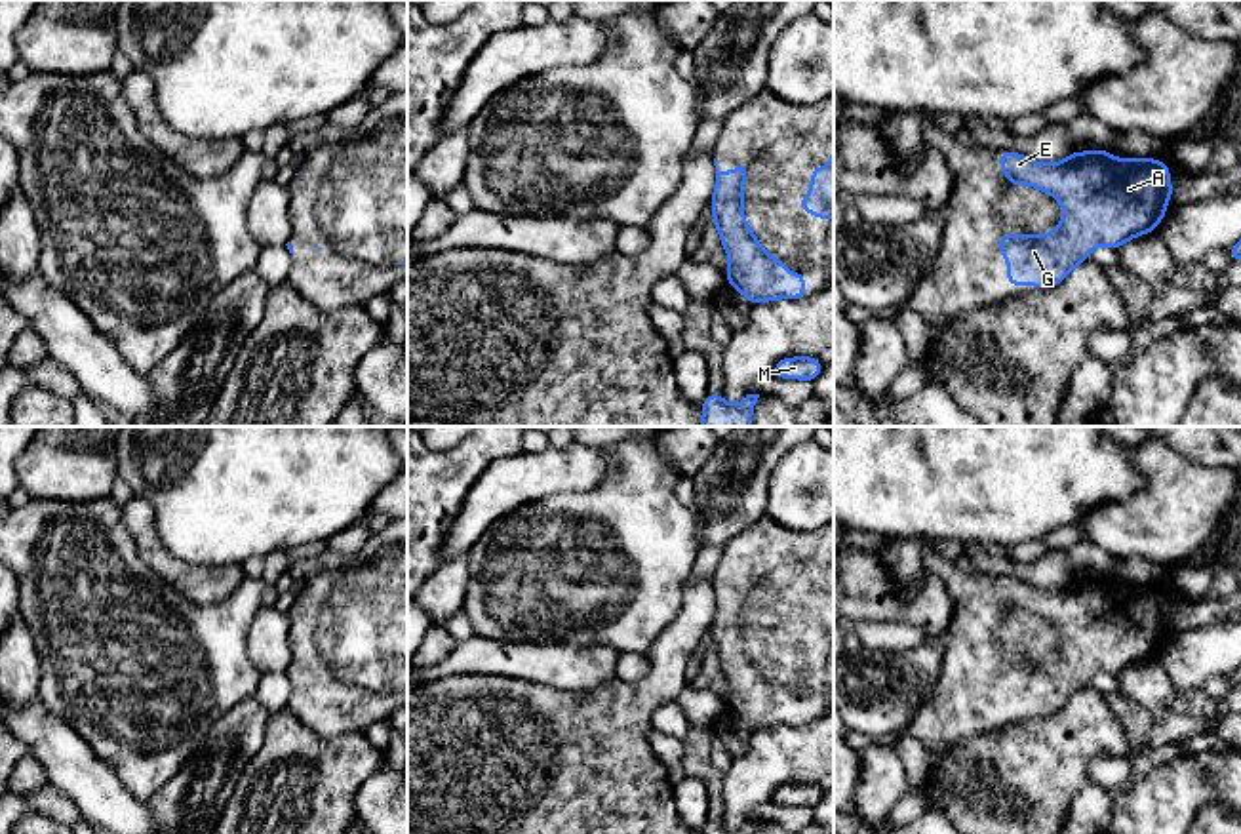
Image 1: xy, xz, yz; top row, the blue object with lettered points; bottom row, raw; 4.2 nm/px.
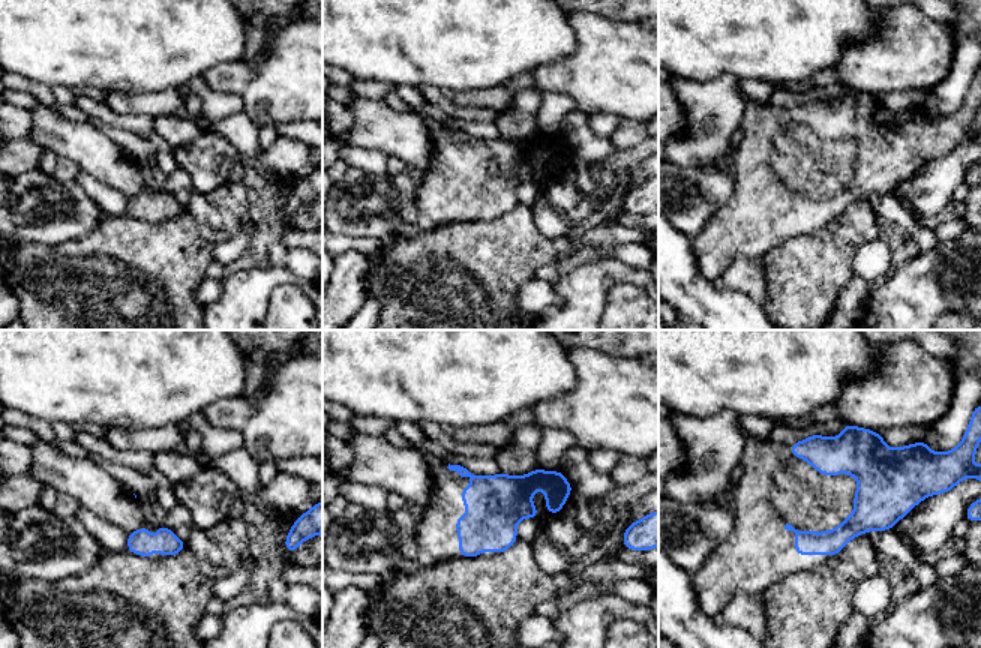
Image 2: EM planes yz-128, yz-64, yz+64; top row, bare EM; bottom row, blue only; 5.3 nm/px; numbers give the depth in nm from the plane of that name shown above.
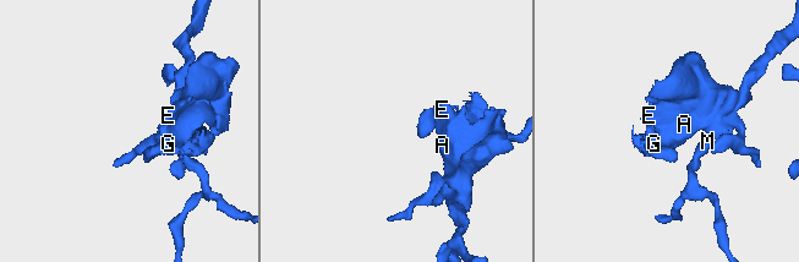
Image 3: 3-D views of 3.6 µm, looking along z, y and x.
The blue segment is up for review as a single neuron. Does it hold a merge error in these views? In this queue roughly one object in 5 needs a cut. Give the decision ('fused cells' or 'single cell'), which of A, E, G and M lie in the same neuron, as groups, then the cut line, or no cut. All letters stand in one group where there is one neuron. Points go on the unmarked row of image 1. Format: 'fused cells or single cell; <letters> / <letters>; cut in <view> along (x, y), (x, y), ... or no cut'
single cell; A E G M; no cut

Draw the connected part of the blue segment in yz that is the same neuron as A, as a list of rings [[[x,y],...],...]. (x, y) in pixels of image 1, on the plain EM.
[[[999,577],[1007,611],[1030,611],[1062,630],[1062,649],[1051,661],[1007,659],[995,670],[1007,684],[1009,712],[1054,714],[1096,672],[1119,676],[1134,663],[1155,657],[1169,638],[1171,613],[1165,588],[1153,583],[1113,585],[1110,577],[1072,579],[1062,588],[1041,590]]]

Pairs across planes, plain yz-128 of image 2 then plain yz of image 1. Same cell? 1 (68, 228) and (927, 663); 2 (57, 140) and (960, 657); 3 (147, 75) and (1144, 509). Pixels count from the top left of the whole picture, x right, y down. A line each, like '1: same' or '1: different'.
1: same
2: different
3: different

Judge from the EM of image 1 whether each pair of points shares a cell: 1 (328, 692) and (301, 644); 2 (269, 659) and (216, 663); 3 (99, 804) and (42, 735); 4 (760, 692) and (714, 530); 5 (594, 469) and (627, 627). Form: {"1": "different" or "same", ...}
{"1": "same", "2": "different", "3": "same", "4": "different", "5": "different"}

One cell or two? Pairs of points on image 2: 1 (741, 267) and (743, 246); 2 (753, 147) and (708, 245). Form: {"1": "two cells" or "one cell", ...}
{"1": "two cells", "2": "one cell"}

